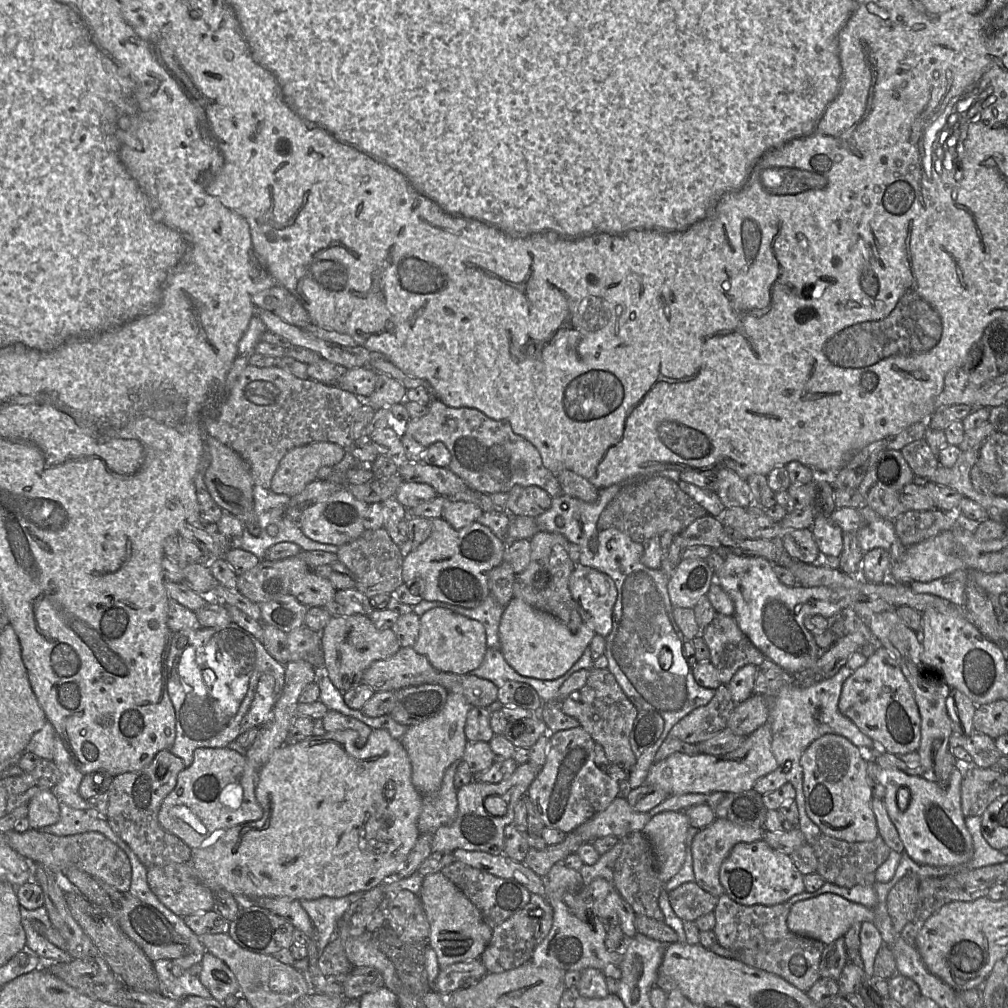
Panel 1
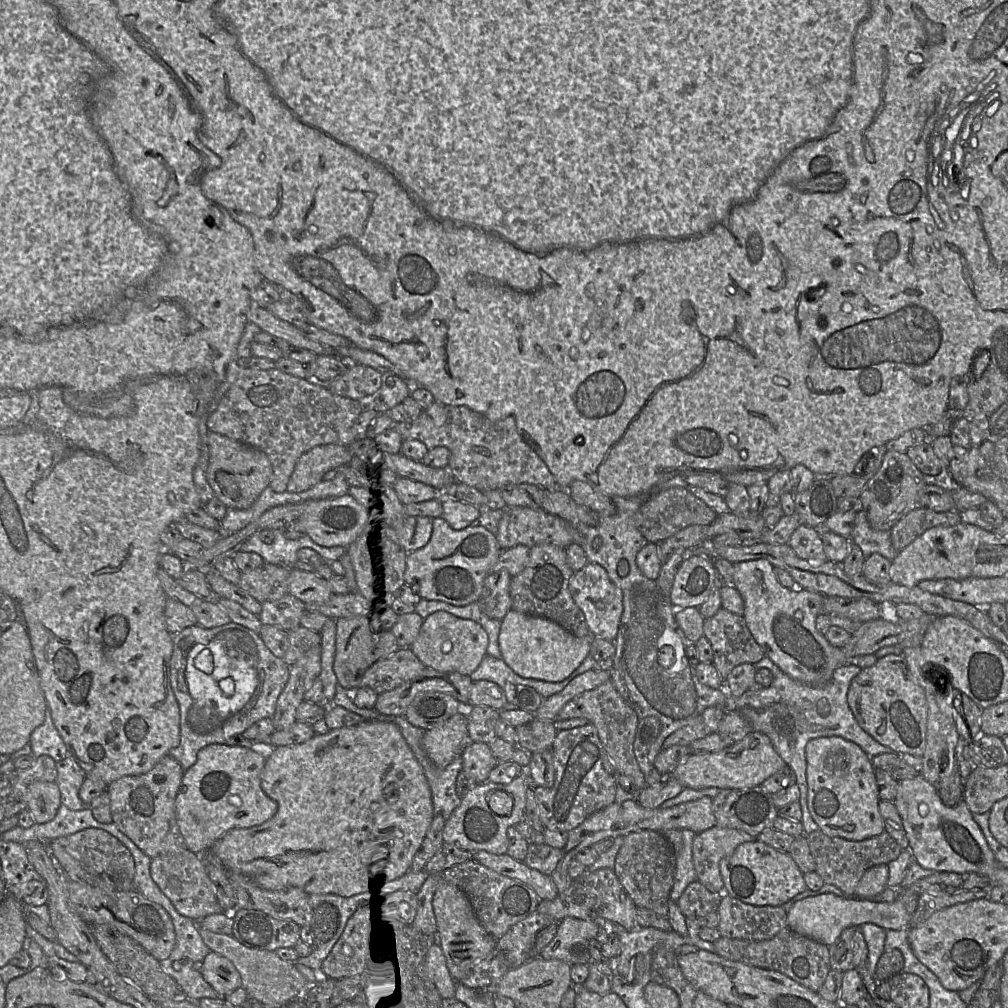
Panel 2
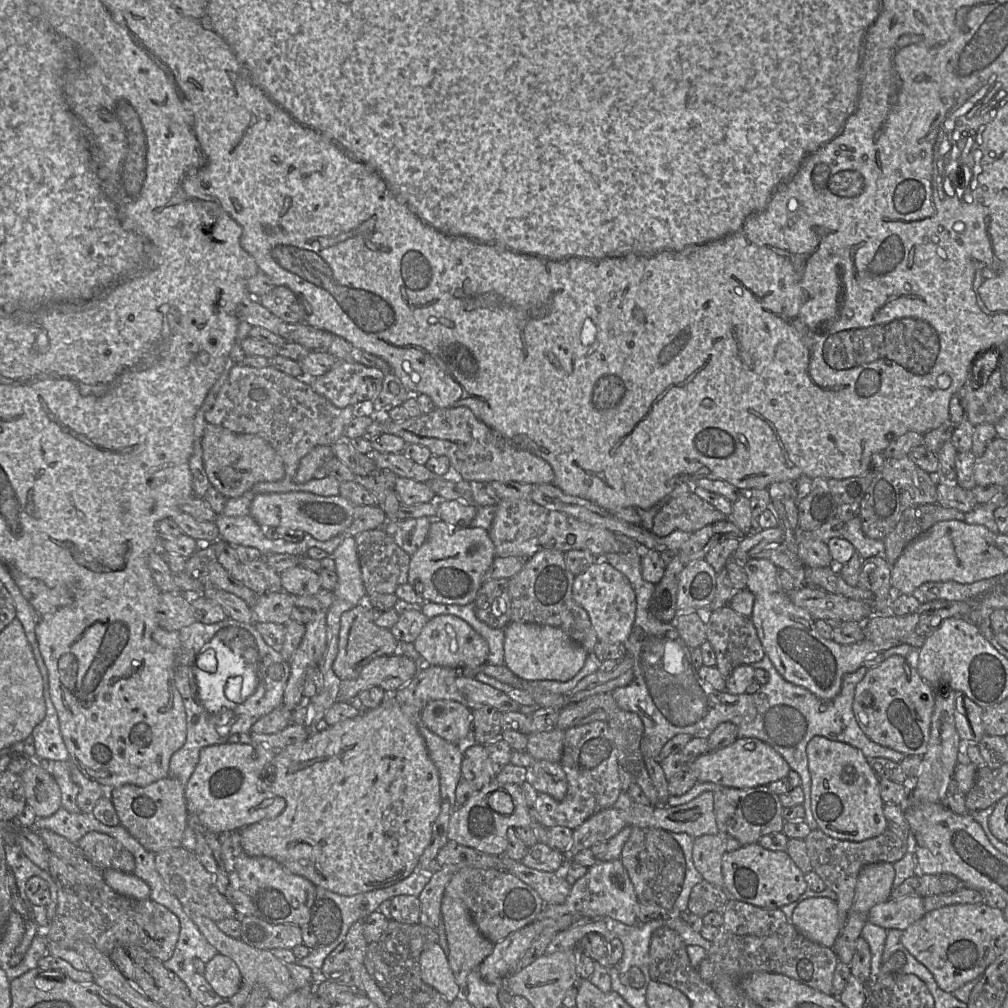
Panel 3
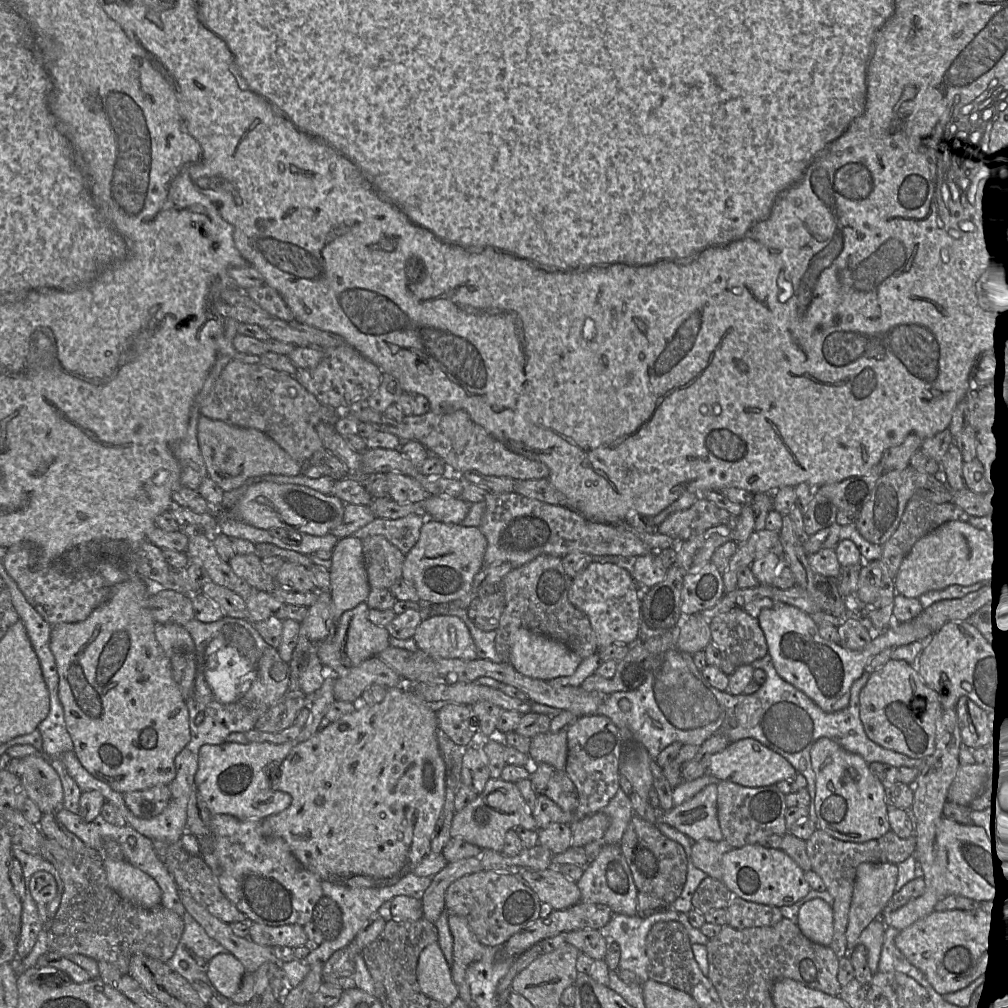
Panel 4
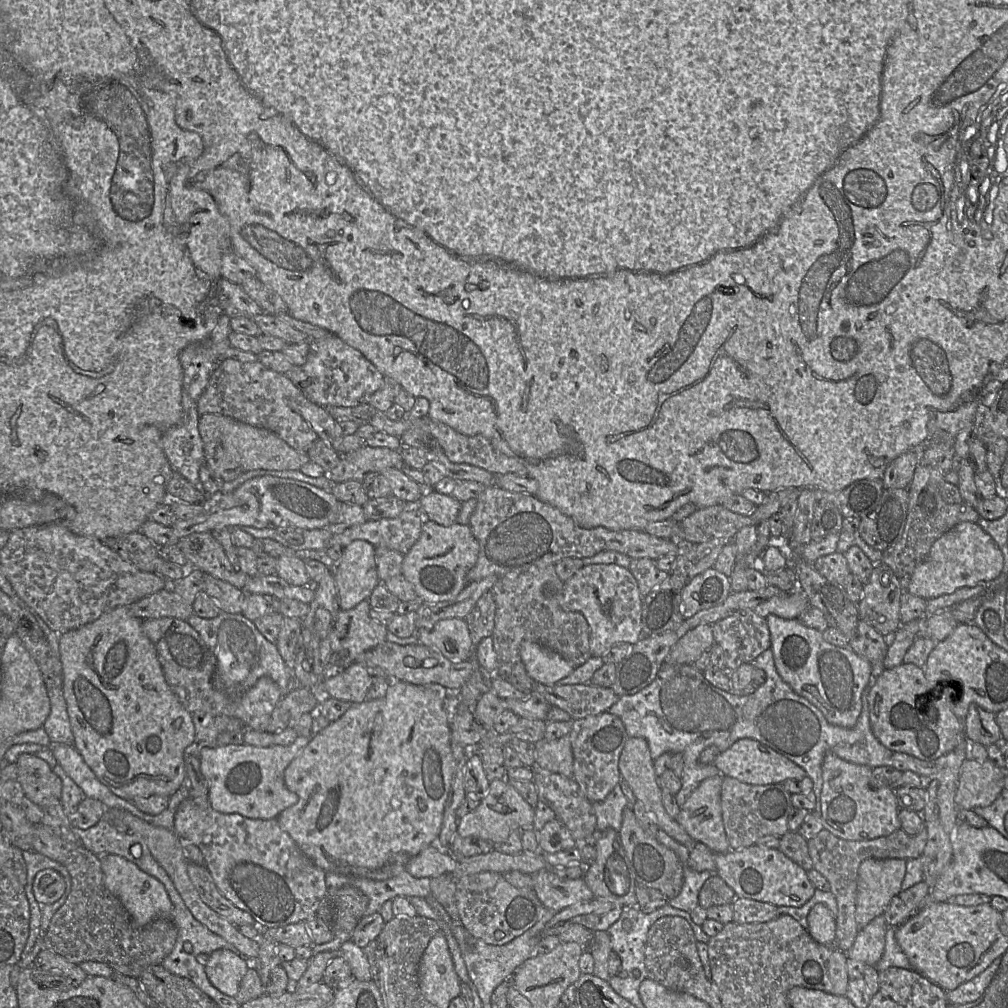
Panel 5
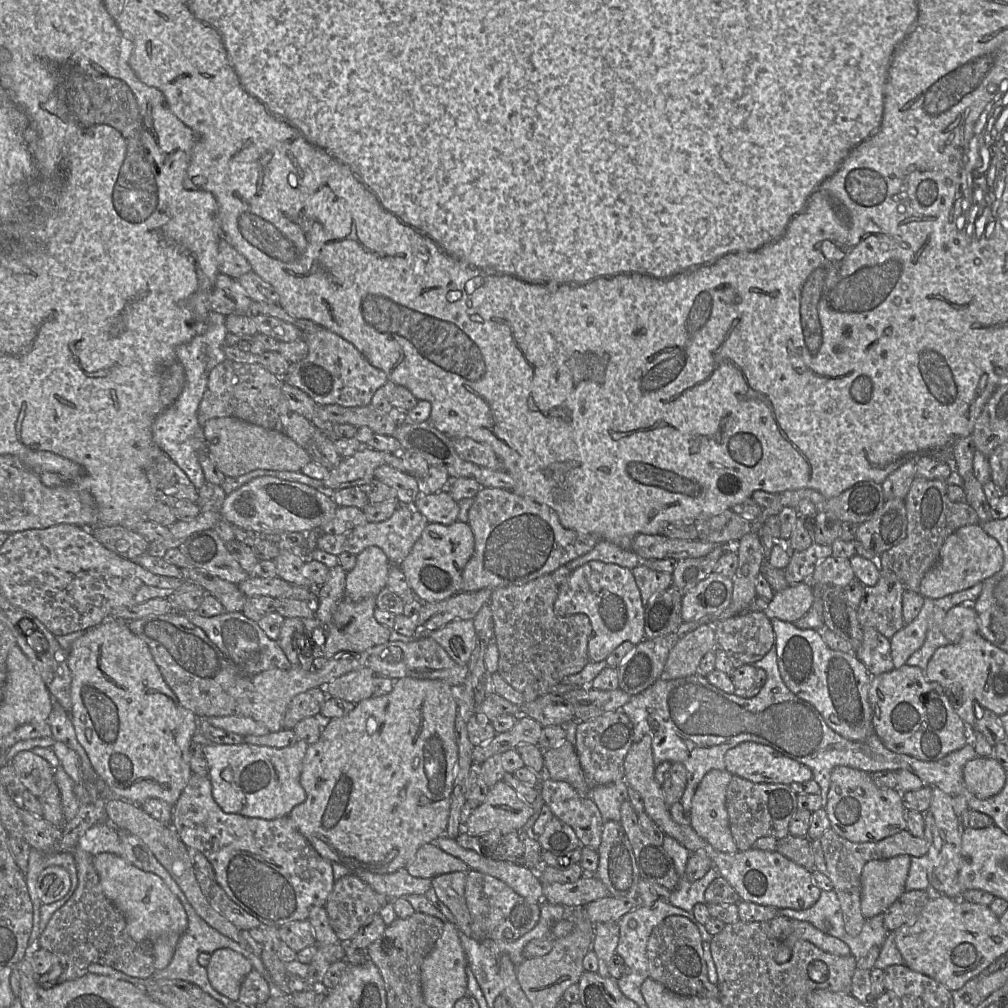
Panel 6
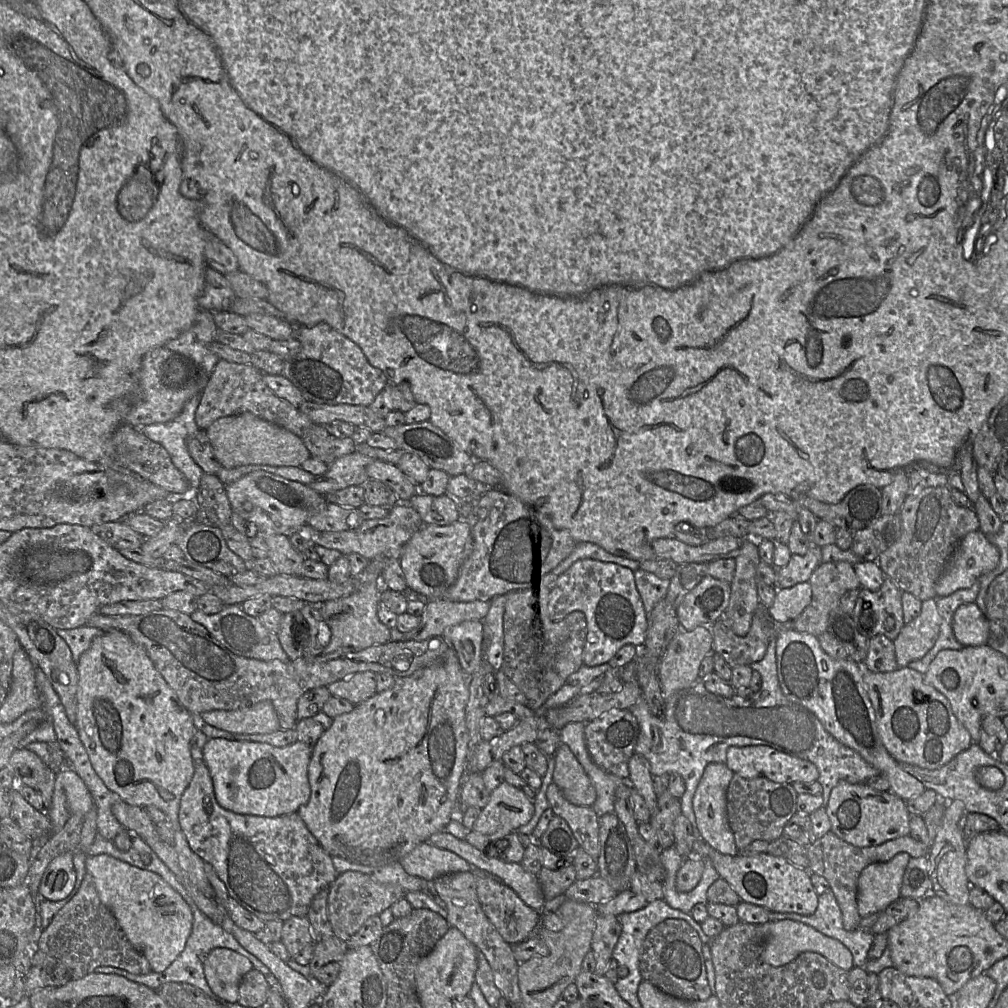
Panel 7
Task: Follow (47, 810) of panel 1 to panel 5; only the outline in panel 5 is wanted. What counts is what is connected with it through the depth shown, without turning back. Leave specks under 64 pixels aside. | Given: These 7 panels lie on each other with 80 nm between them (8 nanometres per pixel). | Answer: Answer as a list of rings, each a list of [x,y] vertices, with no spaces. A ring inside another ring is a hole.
[[[23,753],[16,761],[17,781],[25,796],[40,807],[61,800],[62,781],[49,764],[35,754]]]

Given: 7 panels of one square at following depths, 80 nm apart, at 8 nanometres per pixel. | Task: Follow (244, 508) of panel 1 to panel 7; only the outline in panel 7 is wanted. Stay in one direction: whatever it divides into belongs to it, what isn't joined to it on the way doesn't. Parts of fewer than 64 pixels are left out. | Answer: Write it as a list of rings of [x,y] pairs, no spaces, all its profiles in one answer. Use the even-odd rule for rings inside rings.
[[[248,412],[219,418],[205,432],[218,462],[226,469],[245,465],[300,467],[310,457],[301,437]]]

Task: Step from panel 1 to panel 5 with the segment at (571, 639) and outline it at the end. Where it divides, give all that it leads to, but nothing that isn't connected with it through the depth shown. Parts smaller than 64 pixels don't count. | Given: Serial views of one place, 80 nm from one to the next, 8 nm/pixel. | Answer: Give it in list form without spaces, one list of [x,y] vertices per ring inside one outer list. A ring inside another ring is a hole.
[[[522,642],[519,653],[527,674],[535,682],[544,685],[556,685],[574,670],[574,667],[559,654],[534,642]]]

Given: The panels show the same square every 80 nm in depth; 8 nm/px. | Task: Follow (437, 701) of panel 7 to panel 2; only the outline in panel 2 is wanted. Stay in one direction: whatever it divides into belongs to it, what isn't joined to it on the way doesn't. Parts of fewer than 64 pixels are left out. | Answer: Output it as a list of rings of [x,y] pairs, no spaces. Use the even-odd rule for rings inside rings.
[[[365,720],[358,725],[332,729],[325,734],[315,734],[300,744],[271,748],[267,752],[266,763],[261,774],[261,788],[277,802],[276,814],[260,825],[228,831],[213,844],[211,850],[221,860],[227,871],[244,874],[259,887],[272,891],[298,887],[309,895],[336,894],[350,897],[394,883],[411,872],[413,857],[419,850],[435,816],[431,789],[423,768],[404,739],[398,725],[391,721]]]

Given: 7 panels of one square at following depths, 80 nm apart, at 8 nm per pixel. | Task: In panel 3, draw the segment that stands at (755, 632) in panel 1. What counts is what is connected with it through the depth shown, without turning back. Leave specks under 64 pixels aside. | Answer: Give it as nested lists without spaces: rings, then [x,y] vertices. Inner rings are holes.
[[[751,558],[743,568],[747,575],[746,589],[754,595],[750,616],[766,655],[779,674],[788,682],[801,686],[822,701],[834,699],[841,690],[843,676],[863,666],[869,653],[883,653],[900,645],[898,641],[874,643],[864,640],[852,645],[840,645],[822,637],[815,620],[805,609],[795,605],[777,580],[777,569],[768,559]]]

